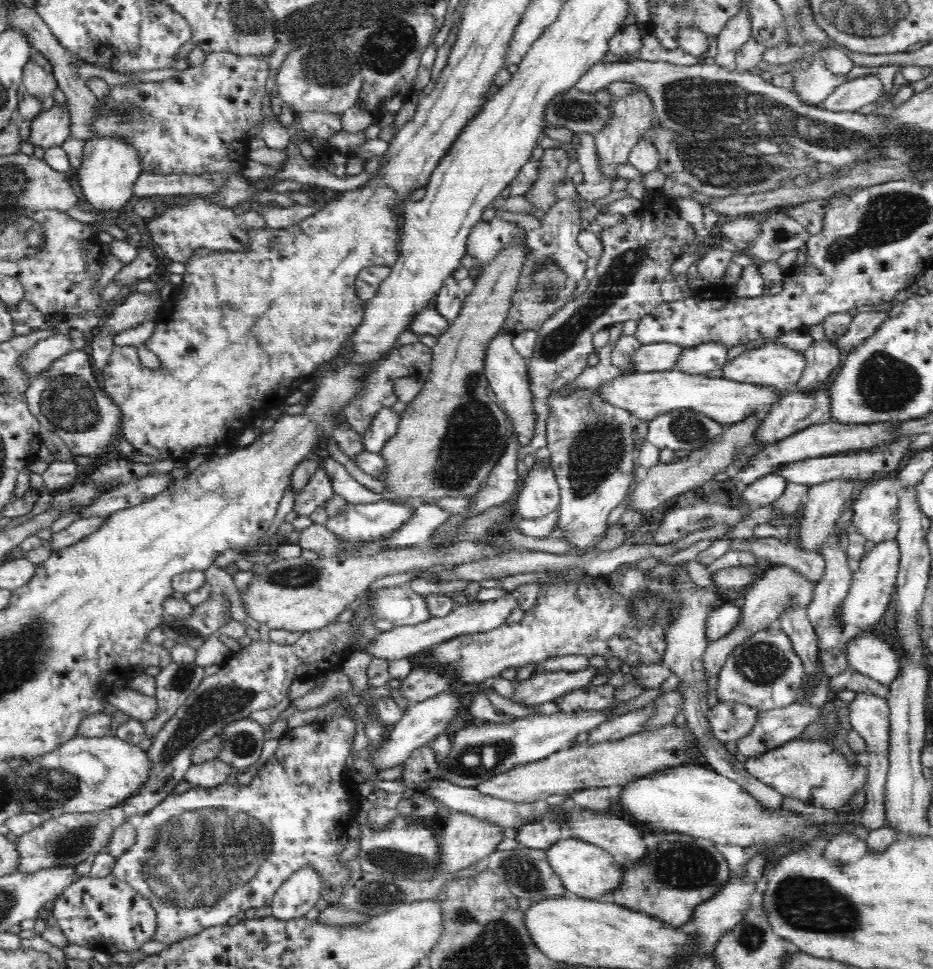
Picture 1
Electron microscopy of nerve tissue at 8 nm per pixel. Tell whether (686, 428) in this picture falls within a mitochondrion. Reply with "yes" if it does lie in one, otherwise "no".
yes

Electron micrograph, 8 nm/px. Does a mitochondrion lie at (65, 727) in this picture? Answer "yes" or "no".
no

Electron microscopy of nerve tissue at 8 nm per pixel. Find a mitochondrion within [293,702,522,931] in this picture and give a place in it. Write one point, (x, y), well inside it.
(478, 760)

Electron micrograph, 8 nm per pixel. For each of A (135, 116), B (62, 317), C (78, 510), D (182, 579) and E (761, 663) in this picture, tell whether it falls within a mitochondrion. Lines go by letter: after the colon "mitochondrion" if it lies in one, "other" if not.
A: mitochondrion
B: other
C: other
D: other
E: mitochondrion

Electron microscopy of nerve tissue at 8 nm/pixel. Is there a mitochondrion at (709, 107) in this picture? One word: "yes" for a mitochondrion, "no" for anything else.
yes

